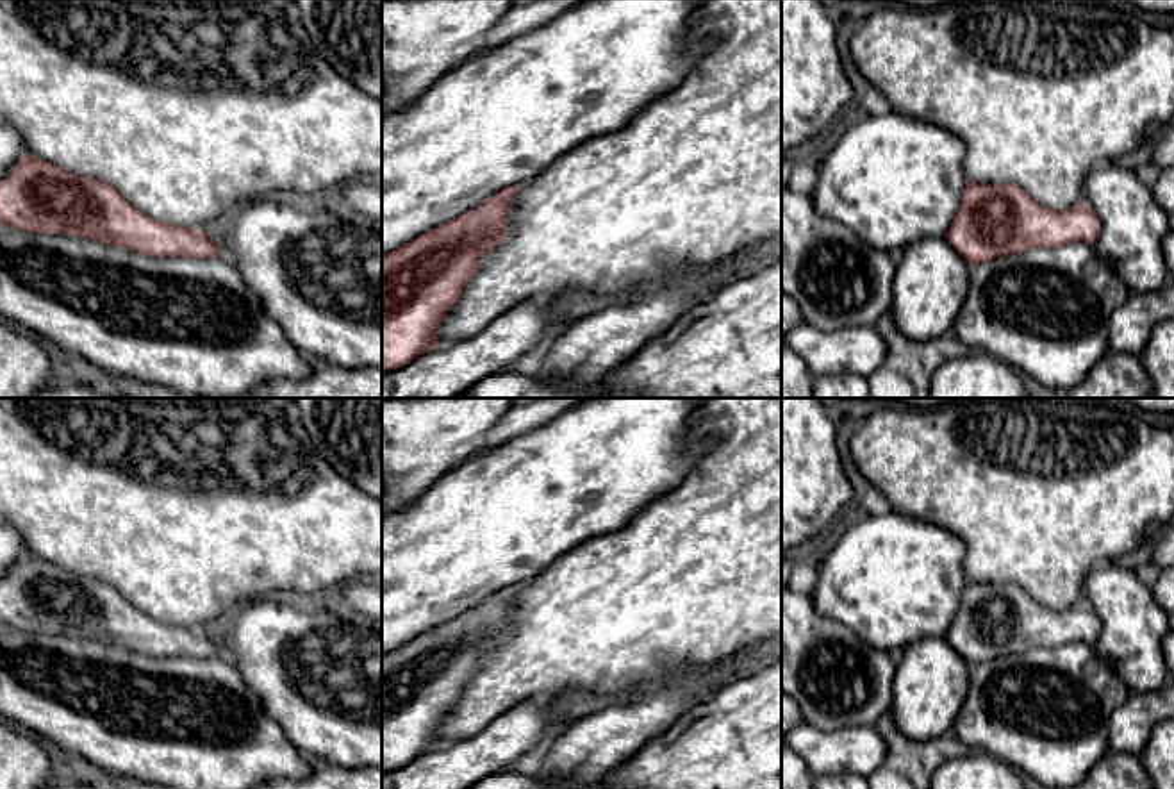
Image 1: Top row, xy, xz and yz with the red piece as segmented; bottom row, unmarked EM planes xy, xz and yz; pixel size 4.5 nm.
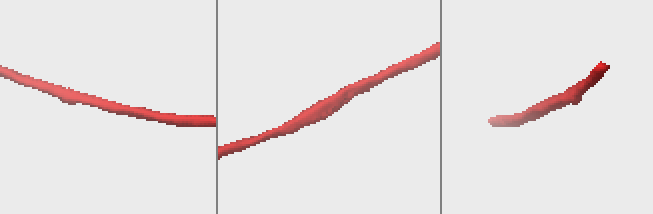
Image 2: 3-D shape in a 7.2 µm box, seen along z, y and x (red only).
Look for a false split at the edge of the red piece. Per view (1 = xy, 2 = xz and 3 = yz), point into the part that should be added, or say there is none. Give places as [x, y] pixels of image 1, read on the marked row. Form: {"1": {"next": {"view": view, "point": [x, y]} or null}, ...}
{"1": {"next": null}, "2": {"next": null}, "3": {"next": null}}

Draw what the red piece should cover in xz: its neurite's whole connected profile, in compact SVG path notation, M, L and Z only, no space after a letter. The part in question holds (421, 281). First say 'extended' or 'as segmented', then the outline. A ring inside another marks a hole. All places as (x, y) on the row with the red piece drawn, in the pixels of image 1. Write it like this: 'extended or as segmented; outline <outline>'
as segmented; outline M521 186L503 187L464 214L382 253L382 371L396 370L441 346L437 330L482 259L508 234L507 214Z

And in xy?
as segmented; outline M23 155L0 179L0 225L32 234L62 234L93 239L153 257L219 257L219 245L205 232L161 223L132 205L116 187L91 177L79 177L34 155Z

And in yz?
as segmented; outline M967 180L946 239L976 266L1028 248L1094 245L1099 230L1101 220L1087 202L1053 211L1017 184Z

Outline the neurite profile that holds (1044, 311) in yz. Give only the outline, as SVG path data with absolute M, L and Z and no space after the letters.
M1094 245L1028 248L971 266L967 298L953 332L972 352L994 355L1063 396L1106 353L1110 320L1129 295Z

